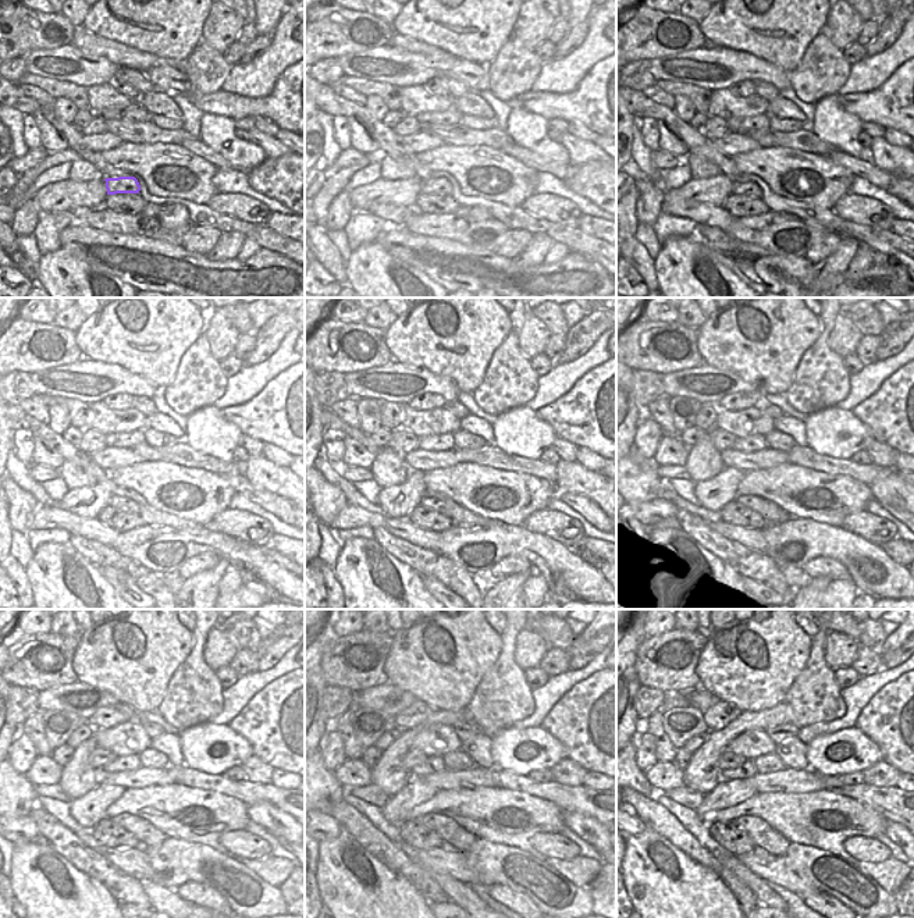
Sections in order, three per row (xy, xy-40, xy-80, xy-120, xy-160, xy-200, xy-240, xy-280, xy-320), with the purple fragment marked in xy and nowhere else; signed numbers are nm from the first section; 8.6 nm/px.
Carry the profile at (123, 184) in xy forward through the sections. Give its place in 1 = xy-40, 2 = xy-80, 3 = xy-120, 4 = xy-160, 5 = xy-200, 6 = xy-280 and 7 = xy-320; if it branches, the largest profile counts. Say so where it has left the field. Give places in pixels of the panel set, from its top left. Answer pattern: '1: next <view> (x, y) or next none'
1: next xy-40 (434, 185)
2: next xy-80 (739, 188)
3: next xy-120 (116, 501)
4: next xy-160 (450, 508)
5: next xy-200 (767, 509)
6: next xy-280 (454, 835)
7: next xy-320 (763, 835)

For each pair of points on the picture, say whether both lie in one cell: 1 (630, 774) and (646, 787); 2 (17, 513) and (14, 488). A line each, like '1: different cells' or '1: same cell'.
1: same cell
2: same cell

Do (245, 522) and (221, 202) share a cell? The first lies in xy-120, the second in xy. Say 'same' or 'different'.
same

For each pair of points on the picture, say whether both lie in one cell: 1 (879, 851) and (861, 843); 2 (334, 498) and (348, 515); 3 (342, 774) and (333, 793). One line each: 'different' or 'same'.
1: same
2: different
3: different

